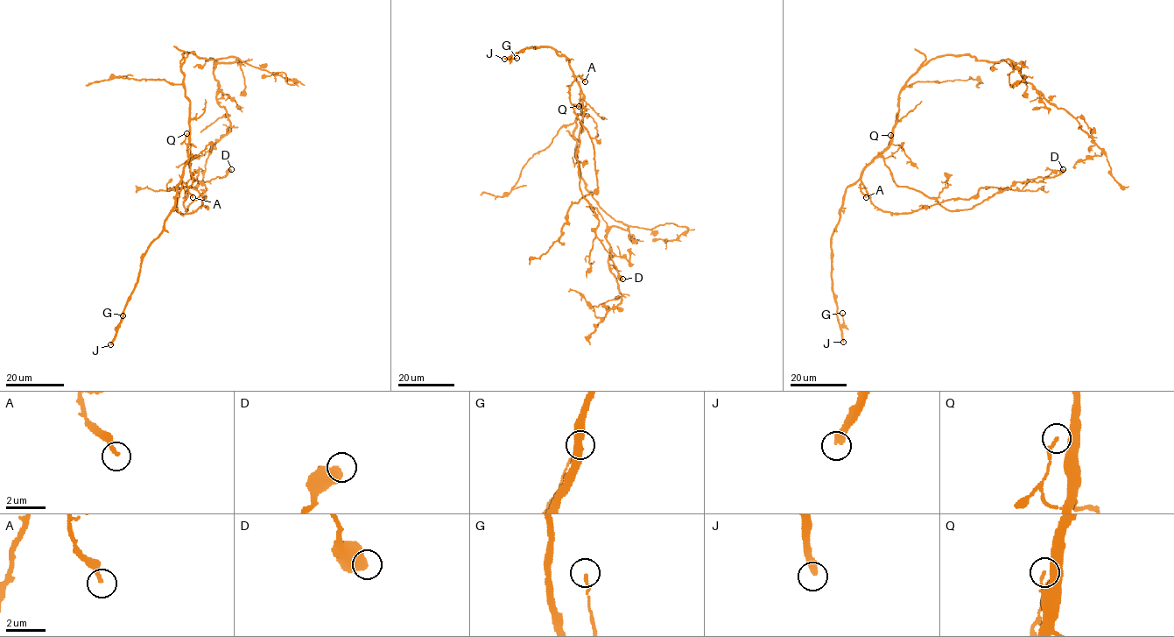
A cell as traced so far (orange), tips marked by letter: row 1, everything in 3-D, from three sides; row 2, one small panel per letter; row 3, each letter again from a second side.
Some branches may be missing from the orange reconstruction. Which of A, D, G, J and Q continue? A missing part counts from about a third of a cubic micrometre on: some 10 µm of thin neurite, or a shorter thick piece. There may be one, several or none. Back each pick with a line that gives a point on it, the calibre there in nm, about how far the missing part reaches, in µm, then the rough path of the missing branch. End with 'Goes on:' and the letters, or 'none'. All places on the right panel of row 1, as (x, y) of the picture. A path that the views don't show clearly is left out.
A: place (866, 197); calibre 240 nm; missing 20 µm; course (866, 197), (881, 209), (894, 208), (899, 203)
J: place (843, 342); calibre 340 nm; missing 70 µm
Goes on: A, J

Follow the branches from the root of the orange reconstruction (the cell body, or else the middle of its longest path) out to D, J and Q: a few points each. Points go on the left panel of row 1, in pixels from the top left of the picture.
D: (185, 89), (190, 102), (187, 154), (193, 176), (186, 209), (207, 189), (203, 181), (223, 177), (231, 169)
J: (185, 89), (190, 102), (188, 161), (177, 186), (173, 210), (143, 258), (138, 281), (110, 344)
Q: (185, 89), (190, 102), (187, 144), (185, 142), (186, 133)

